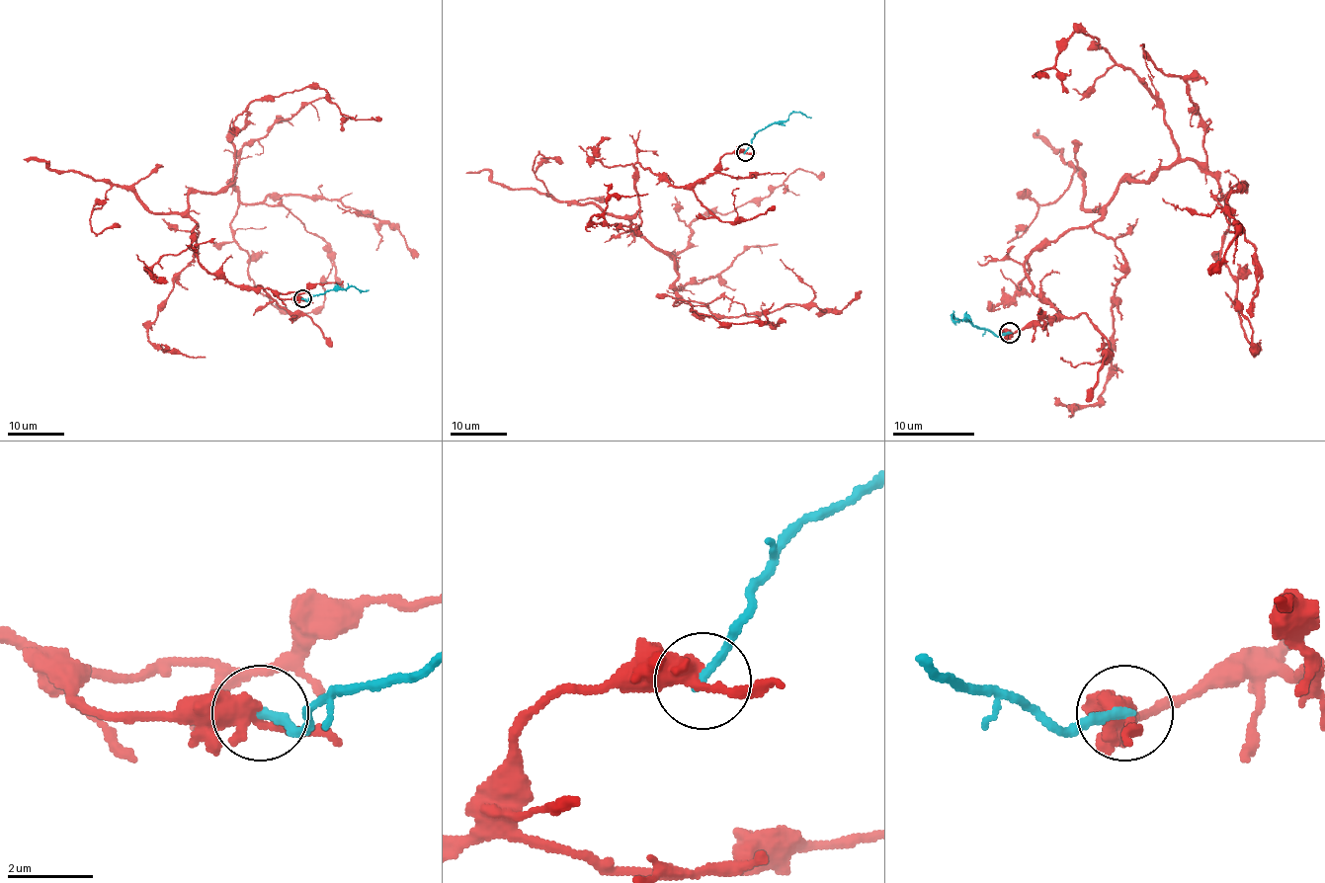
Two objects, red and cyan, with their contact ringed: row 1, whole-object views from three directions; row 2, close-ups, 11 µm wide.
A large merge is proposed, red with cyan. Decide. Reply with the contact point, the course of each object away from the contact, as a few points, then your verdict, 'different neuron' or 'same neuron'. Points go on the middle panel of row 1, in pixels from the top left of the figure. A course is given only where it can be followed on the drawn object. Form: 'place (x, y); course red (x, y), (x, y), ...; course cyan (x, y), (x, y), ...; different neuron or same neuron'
place (745, 152); course red (744, 152), (683, 186), (636, 163), (630, 227), (673, 259), (673, 306), (740, 323), (768, 321), (773, 303); course cyan (744, 152), (759, 130), (773, 123), (783, 123), (793, 112), (811, 118); different neuron

